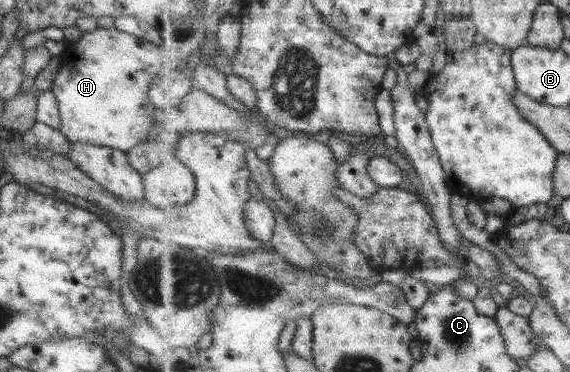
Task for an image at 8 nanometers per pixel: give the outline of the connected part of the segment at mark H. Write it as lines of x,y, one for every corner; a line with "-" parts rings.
96,28
91,32
83,32
79,41
73,45
73,49
69,51
69,71
65,73
61,69
61,79
59,79
59,73
56,73
54,82
50,87
50,91
53,92
55,101
57,102
57,110
60,119
60,124
56,128
59,130
69,142
81,142
91,145
98,145
101,147
116,149
122,152
126,152
129,148
135,147
140,142
145,141
148,137
150,128
154,127
155,119
153,117
153,107
150,105
148,99
148,92
151,80
159,73
164,72
174,62
173,55
168,51
162,42
157,41
153,36
145,33
141,38
135,37
135,35
129,35
129,33
122,33
115,28
100,29

